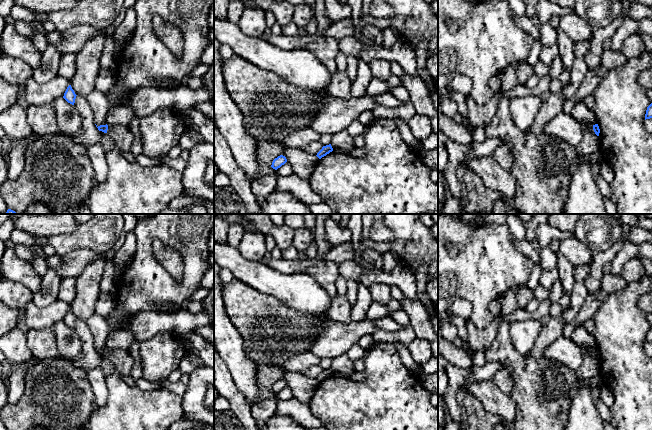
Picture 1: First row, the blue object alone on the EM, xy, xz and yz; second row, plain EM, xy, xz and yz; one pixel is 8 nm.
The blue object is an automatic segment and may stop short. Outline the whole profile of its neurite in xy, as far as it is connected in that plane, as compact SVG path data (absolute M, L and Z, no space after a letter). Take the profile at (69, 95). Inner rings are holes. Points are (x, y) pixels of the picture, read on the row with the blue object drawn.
M69 85L64 93L63 98L70 104L74 105L75 99L76 99L76 94L74 90L72 89L71 85Z

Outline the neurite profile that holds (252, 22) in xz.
M246 8L238 22L242 32L250 37L260 37L265 33L265 13L261 8Z

